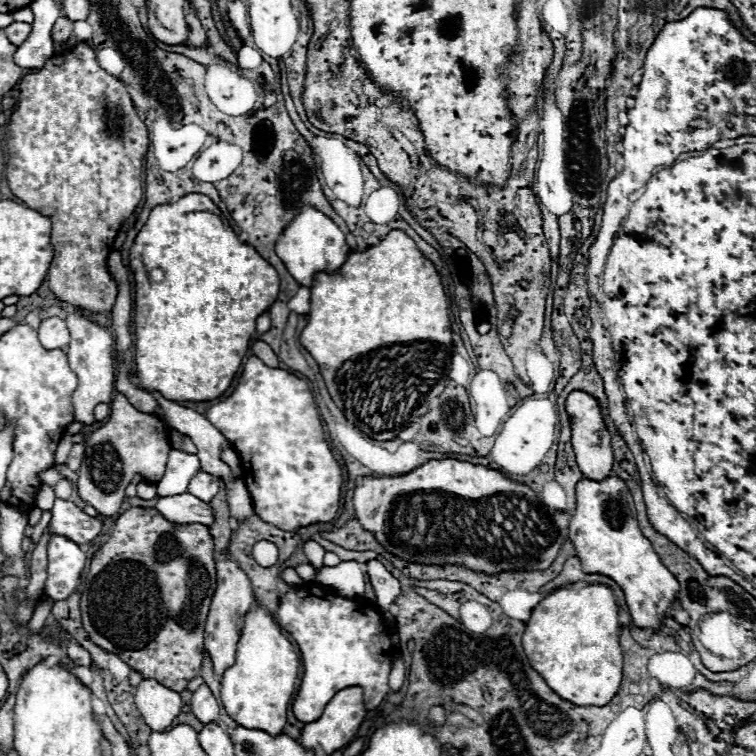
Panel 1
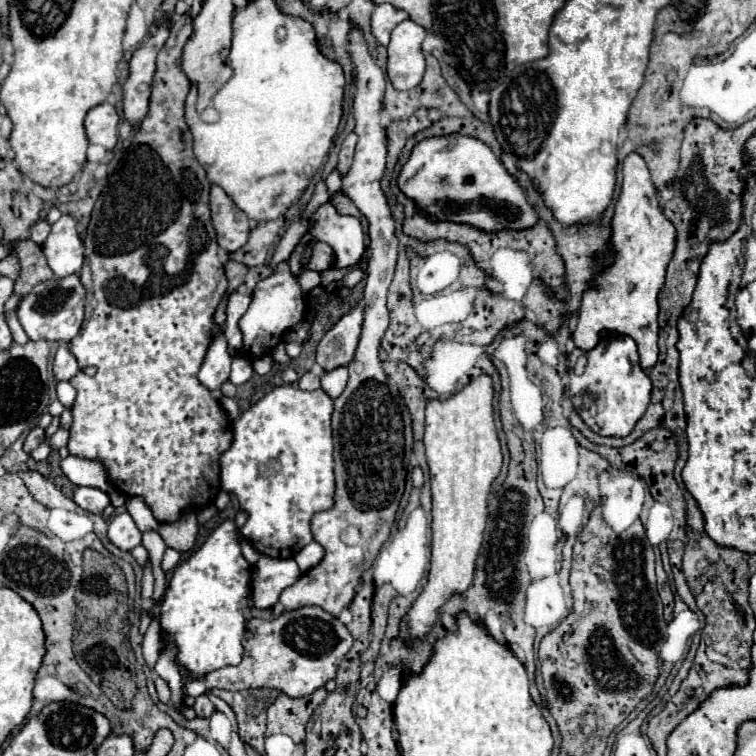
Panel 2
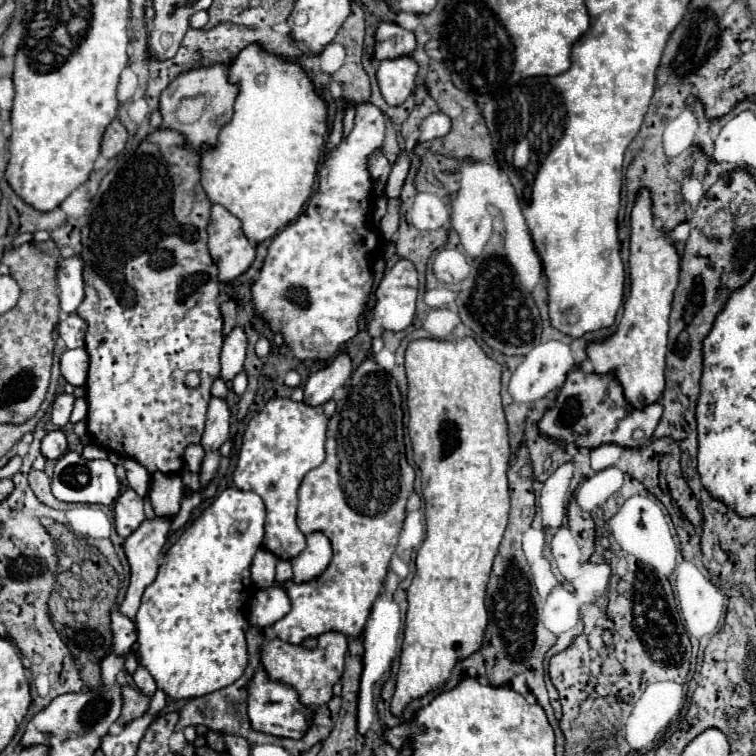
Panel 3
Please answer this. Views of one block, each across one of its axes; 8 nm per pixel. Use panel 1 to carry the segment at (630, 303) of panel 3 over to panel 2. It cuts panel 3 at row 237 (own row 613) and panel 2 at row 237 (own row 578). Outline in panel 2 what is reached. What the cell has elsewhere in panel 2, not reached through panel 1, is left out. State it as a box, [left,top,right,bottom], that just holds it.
[572,154,676,370]

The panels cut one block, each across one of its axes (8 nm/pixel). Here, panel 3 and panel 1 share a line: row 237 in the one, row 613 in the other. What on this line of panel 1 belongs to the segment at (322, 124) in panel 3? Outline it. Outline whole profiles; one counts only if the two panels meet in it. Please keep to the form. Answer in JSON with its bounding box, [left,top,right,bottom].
[220,604,300,734]

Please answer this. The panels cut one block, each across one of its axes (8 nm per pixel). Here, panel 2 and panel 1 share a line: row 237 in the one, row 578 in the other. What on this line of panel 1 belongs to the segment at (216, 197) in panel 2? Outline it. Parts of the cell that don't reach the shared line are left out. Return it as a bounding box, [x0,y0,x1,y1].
[204,554,256,674]

